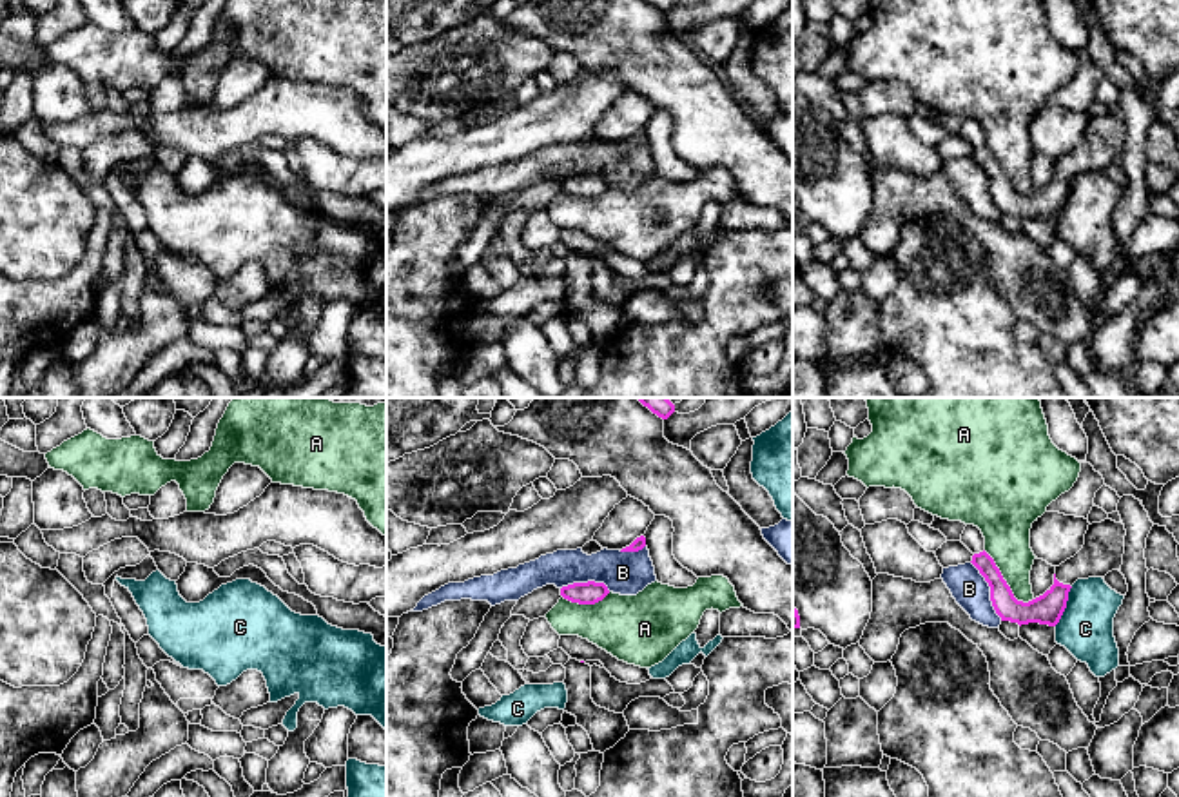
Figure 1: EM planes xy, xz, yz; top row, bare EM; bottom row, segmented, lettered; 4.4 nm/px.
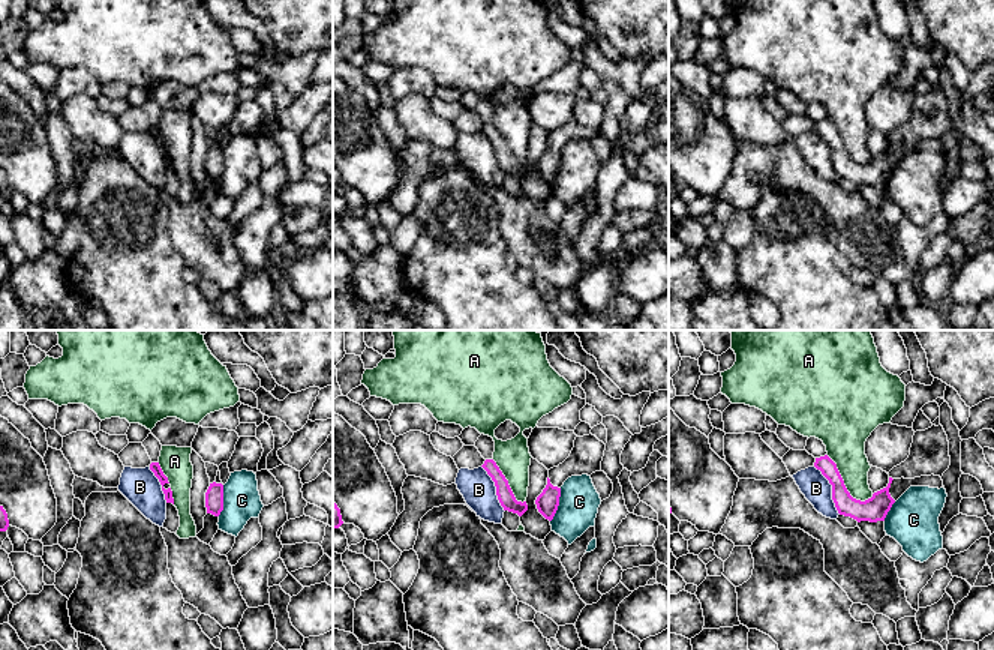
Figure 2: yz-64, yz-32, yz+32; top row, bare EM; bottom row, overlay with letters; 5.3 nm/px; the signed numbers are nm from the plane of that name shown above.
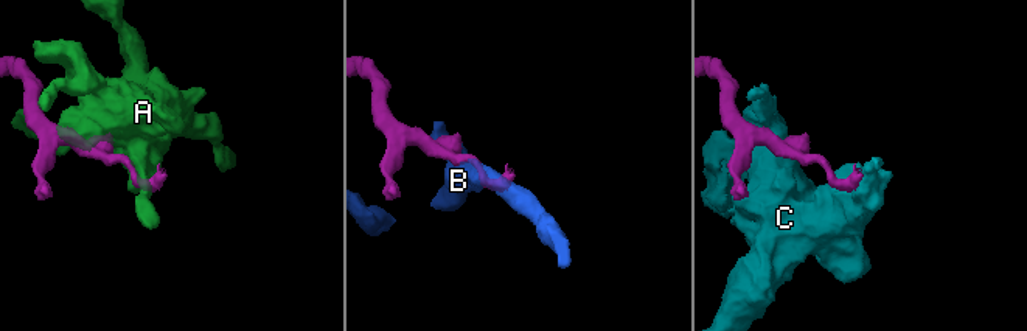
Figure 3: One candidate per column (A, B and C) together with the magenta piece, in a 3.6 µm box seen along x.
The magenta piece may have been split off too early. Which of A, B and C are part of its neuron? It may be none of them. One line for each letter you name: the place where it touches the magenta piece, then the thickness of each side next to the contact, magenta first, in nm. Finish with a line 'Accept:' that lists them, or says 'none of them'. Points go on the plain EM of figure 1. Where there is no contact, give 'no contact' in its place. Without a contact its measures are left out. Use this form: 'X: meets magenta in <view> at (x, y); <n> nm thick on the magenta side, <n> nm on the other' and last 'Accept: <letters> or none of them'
Accept: none of them

